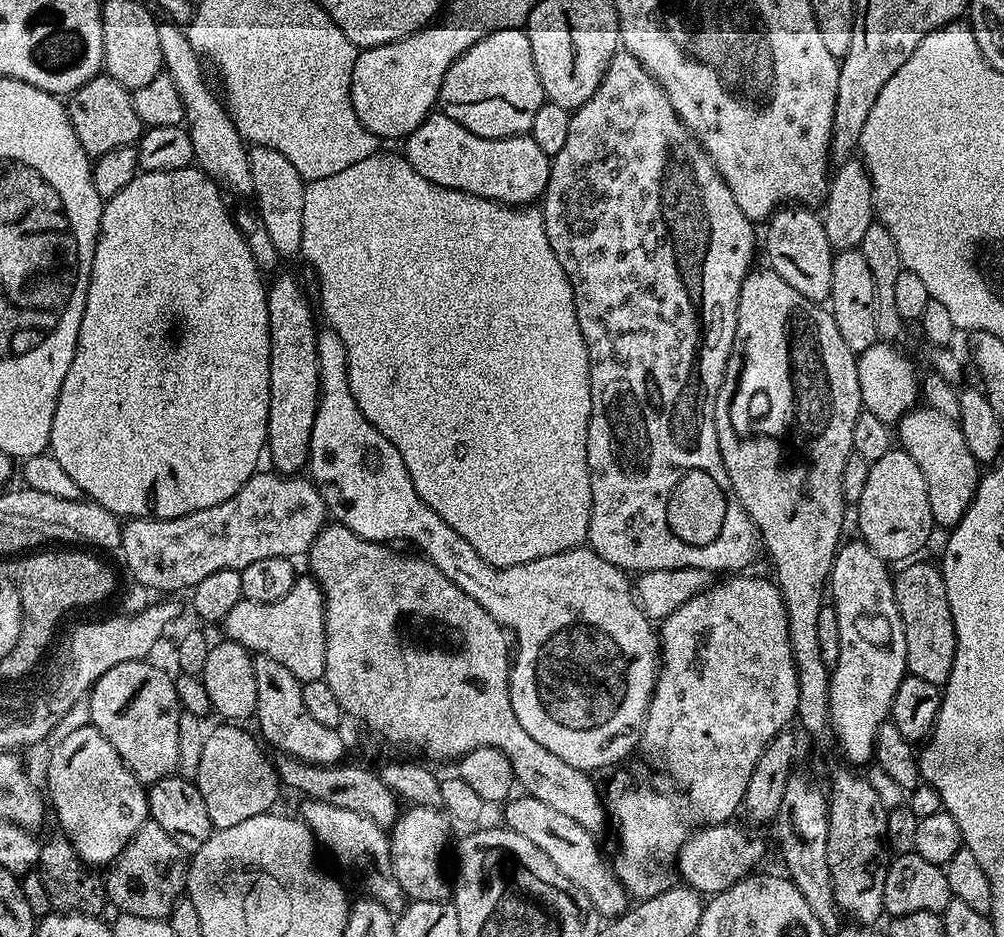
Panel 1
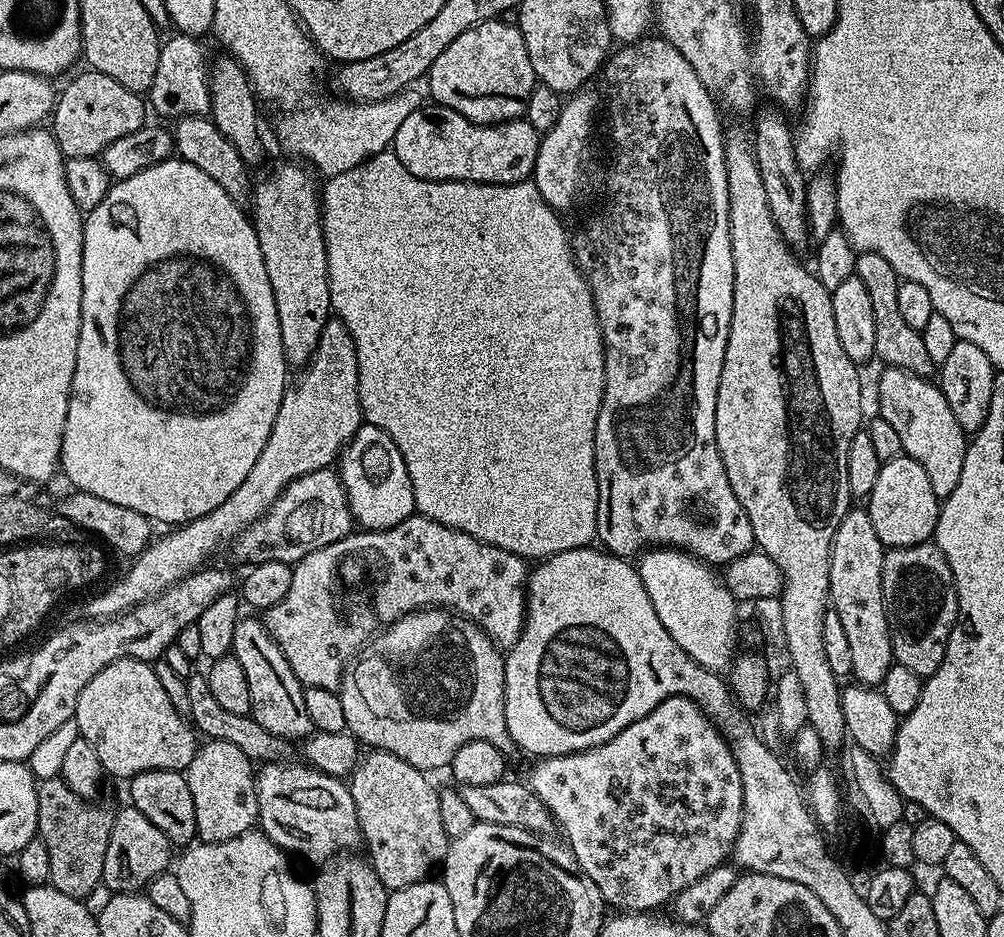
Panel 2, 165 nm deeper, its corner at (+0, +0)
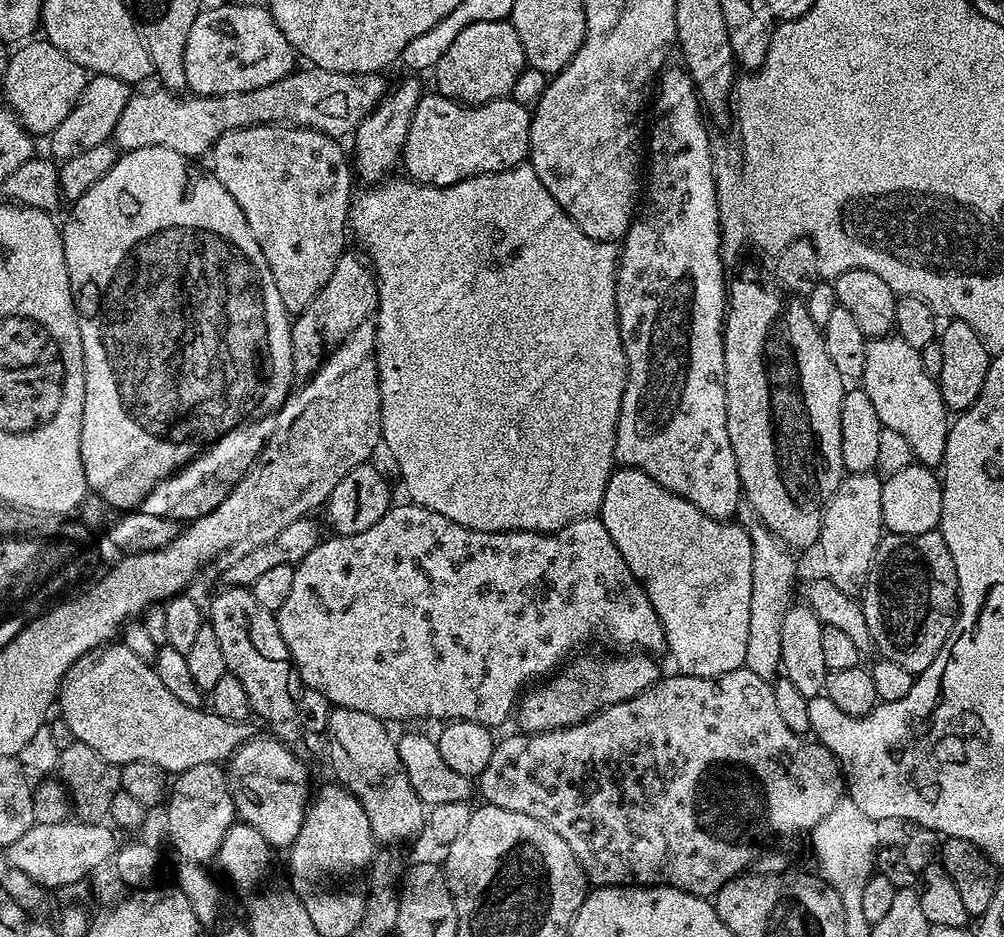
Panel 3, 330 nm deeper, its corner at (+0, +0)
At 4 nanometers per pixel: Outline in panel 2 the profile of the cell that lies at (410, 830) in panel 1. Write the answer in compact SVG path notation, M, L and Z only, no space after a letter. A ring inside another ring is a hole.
M379 750L365 751L352 771L350 791L360 822L359 831L362 833L362 839L368 843L366 856L384 887L389 890L414 886L429 879L435 873L432 871L435 868L437 871L443 865L444 856L448 853L450 838L442 826L442 817L438 810L440 793L437 785L432 785L428 779L420 769L410 766L410 762Z

